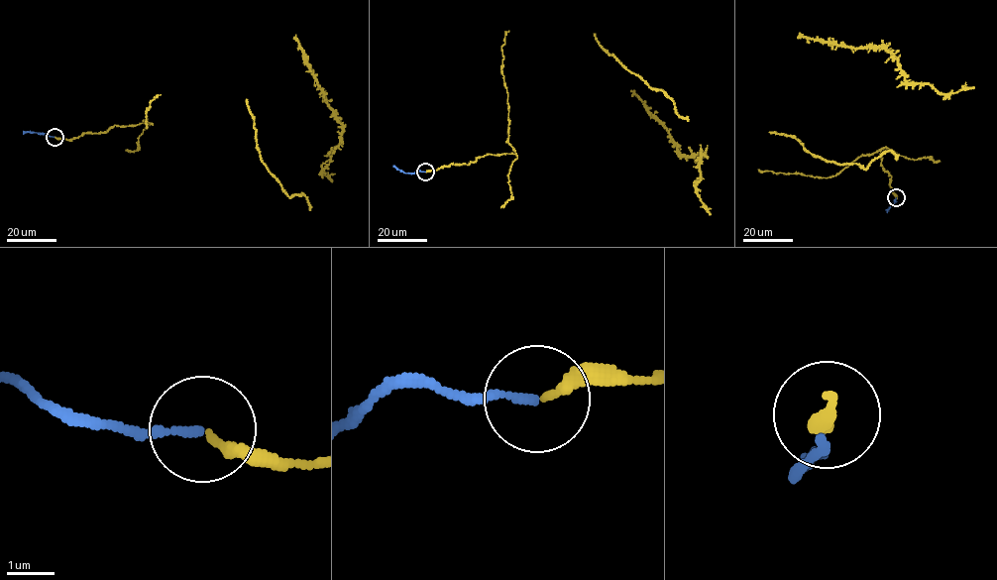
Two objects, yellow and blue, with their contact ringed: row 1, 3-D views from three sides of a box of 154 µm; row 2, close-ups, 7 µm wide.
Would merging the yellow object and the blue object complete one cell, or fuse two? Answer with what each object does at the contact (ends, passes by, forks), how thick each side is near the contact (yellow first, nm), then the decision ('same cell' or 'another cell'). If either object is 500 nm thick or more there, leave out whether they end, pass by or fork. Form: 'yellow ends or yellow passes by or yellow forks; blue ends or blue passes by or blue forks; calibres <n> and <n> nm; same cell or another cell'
yellow ends; blue ends; calibres 240 and 170 nm; same cell

